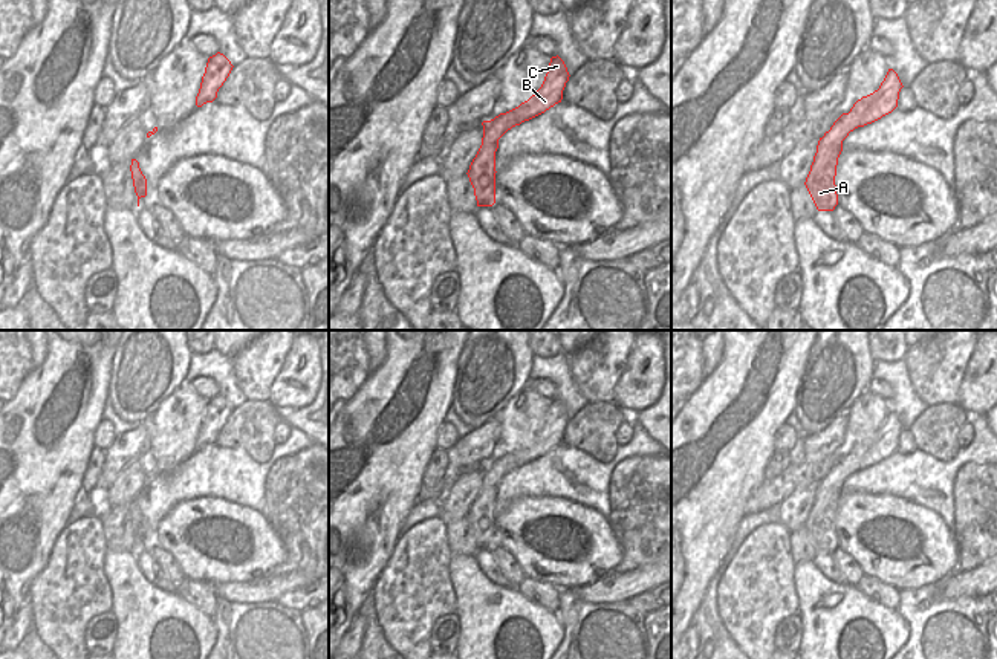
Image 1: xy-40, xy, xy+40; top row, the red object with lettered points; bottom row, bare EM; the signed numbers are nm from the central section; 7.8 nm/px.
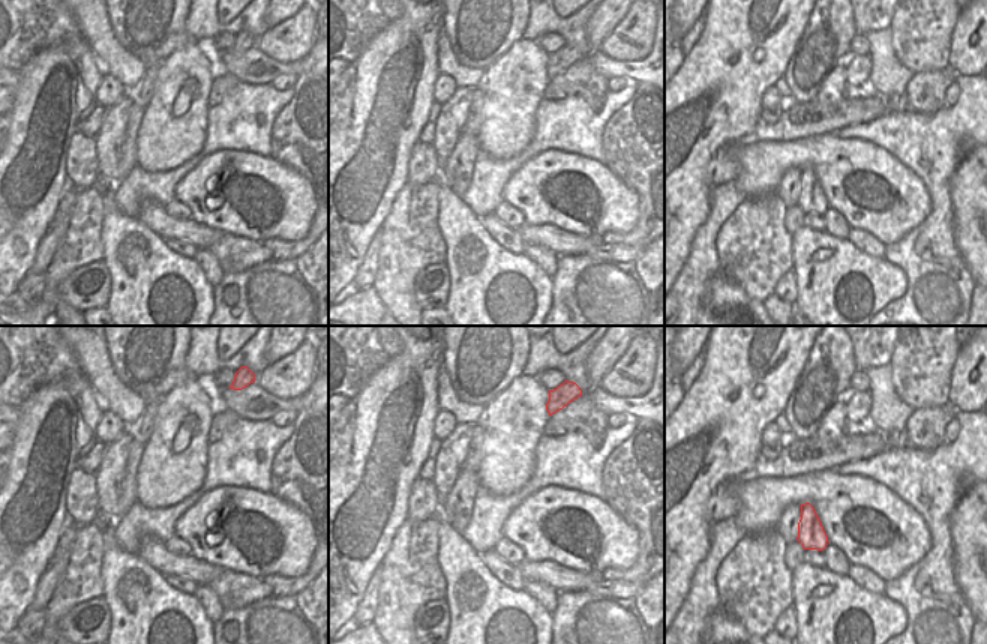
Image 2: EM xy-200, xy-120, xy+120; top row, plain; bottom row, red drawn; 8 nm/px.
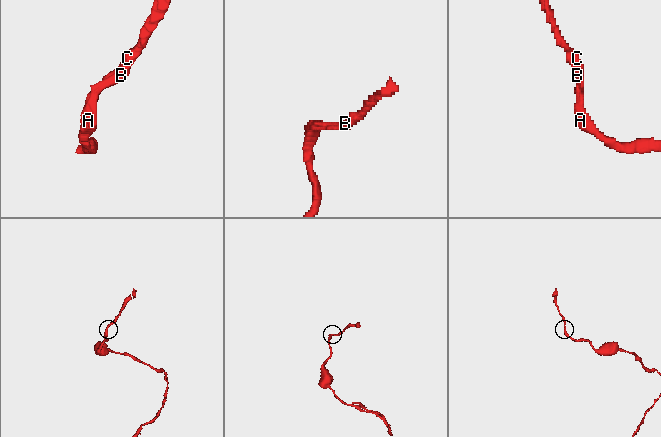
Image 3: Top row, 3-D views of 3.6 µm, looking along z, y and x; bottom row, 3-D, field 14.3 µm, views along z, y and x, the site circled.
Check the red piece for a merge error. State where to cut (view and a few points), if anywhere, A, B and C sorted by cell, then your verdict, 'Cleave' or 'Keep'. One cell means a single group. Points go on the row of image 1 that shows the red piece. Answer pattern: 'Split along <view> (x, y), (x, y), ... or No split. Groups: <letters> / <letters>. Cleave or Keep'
No split. Groups: A B C. Keep

